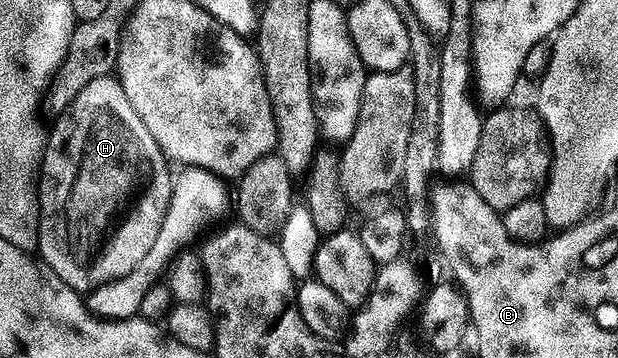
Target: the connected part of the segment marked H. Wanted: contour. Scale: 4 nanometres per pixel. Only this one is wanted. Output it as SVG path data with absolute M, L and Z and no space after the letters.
M117 75L101 76L88 82L88 86L84 86L84 90L80 90L80 94L76 94L75 100L61 114L57 115L54 122L54 129L51 131L49 129L46 146L42 149L41 171L38 173L39 230L36 252L41 263L57 279L64 281L79 294L89 294L110 280L127 276L136 266L136 262L140 262L140 258L144 258L144 254L148 254L148 250L152 250L152 242L156 240L156 234L160 233L161 223L164 222L165 212L169 208L172 170L166 166L168 157L156 142L156 138L152 138L148 126L144 126L140 114L136 114L136 110L132 110L132 102L128 102L128 94L124 94L124 86L118 80Z

